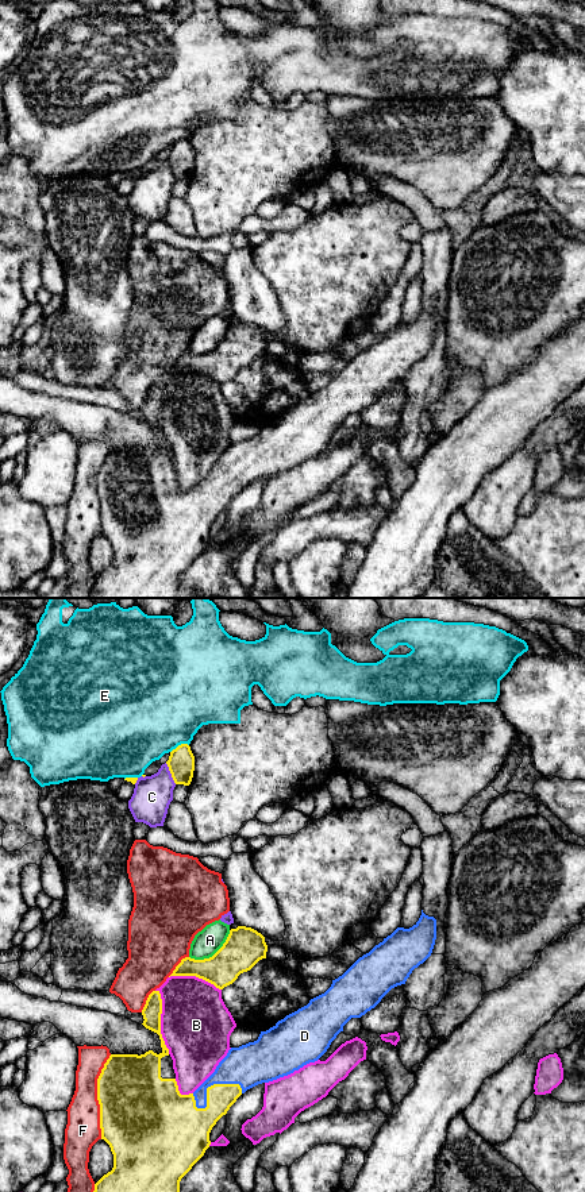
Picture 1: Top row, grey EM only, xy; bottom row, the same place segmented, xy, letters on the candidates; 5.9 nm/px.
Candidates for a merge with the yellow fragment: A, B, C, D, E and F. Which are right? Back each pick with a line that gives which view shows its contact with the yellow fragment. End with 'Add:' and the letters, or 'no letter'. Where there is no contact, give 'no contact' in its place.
D: meets yellow in xy
Add: D

